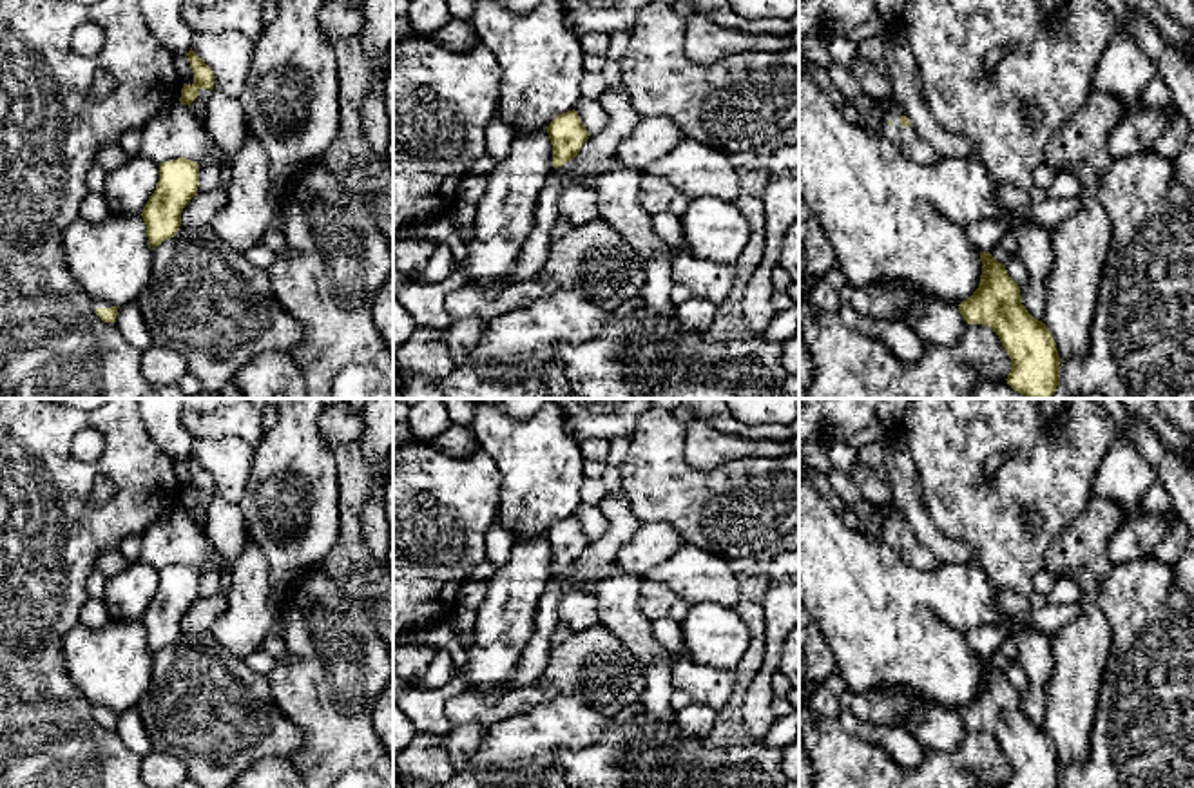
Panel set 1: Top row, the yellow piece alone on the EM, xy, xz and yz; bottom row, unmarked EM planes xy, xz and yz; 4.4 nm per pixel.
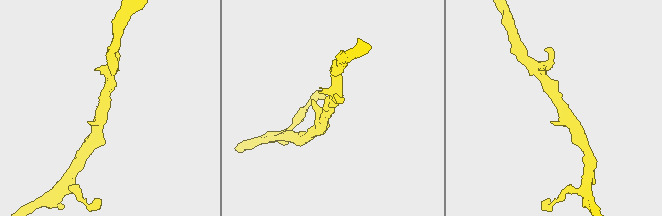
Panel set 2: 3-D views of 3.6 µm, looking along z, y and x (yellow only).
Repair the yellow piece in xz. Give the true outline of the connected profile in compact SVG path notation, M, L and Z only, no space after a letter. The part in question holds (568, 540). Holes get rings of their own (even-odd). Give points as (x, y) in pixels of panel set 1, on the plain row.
M567 516L558 520L547 533L553 551L553 572L558 574L563 569L574 565L589 545L587 534L582 531L578 518Z

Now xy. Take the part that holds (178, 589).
M178 563L159 571L159 587L141 618L152 656L178 639L181 618L197 592L199 569Z

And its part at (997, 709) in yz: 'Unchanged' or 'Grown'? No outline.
Unchanged

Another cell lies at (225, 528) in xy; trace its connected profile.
M214 495L207 509L205 533L221 558L232 565L248 540L239 504L228 504Z

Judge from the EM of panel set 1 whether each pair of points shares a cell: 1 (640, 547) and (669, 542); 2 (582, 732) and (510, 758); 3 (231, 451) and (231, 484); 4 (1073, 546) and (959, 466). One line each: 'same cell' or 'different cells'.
1: same cell
2: same cell
3: same cell
4: different cells

